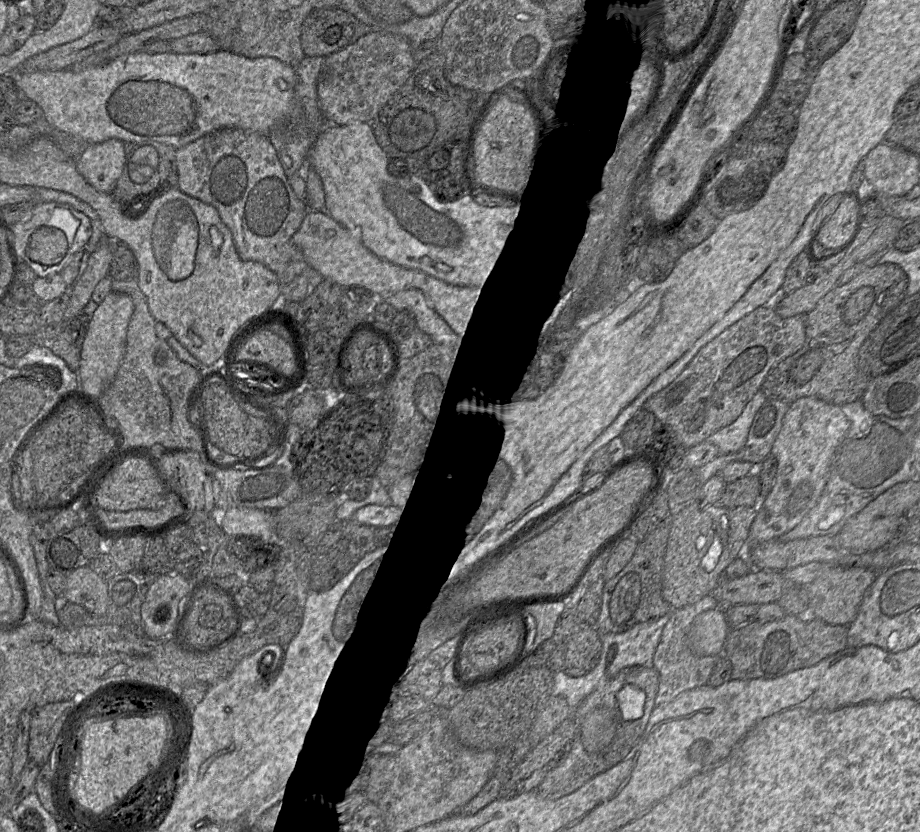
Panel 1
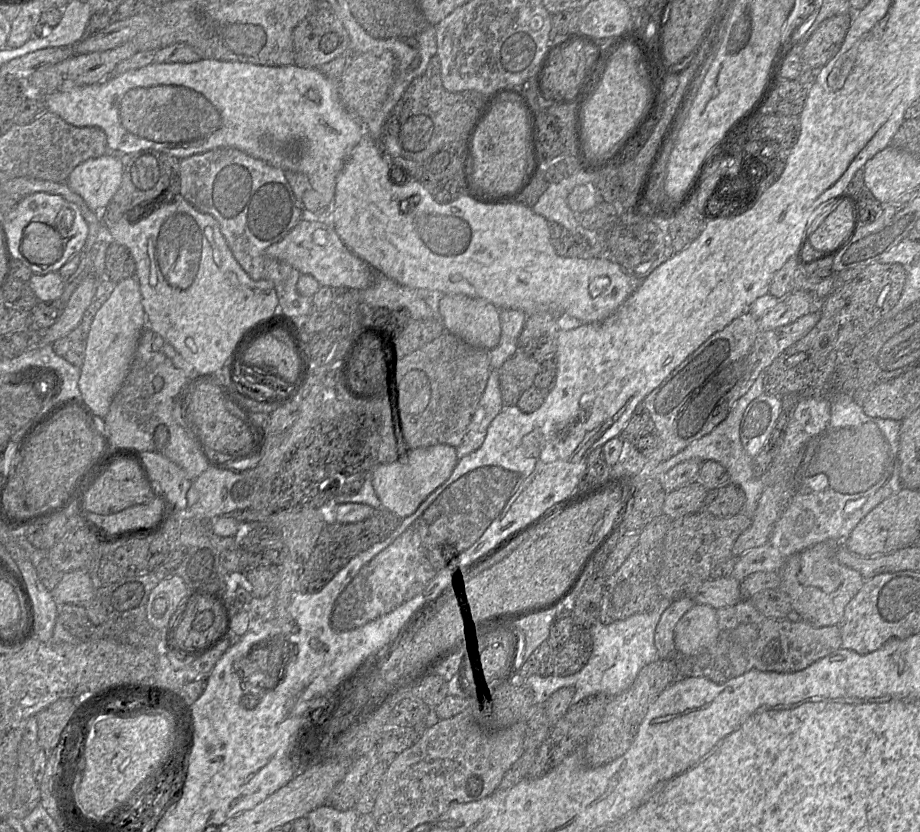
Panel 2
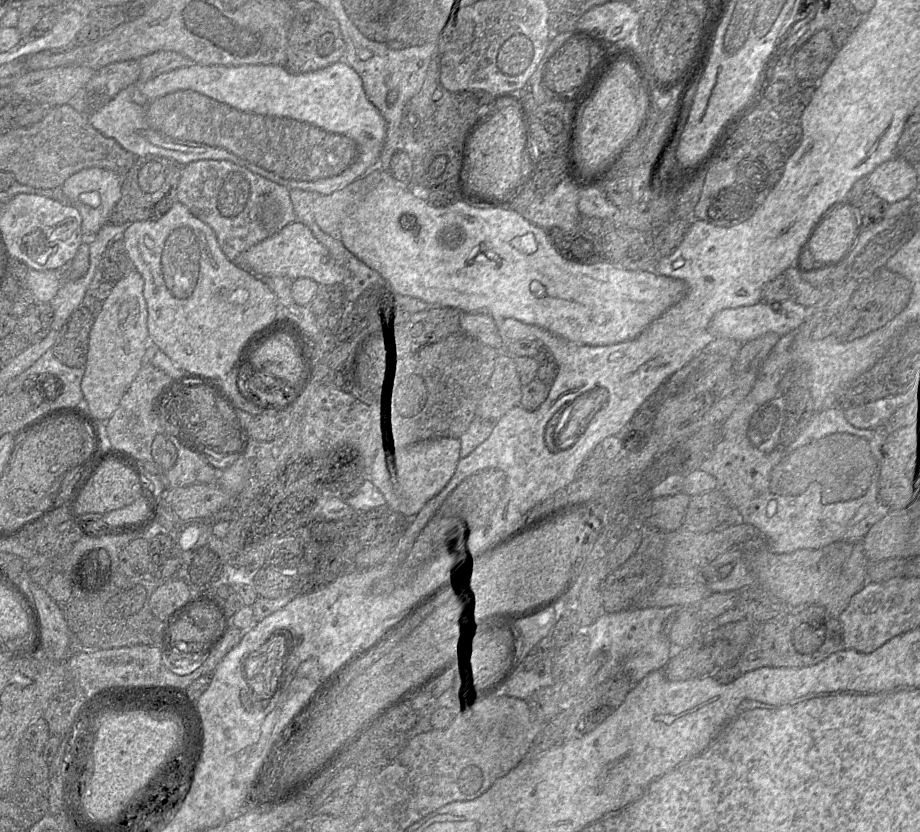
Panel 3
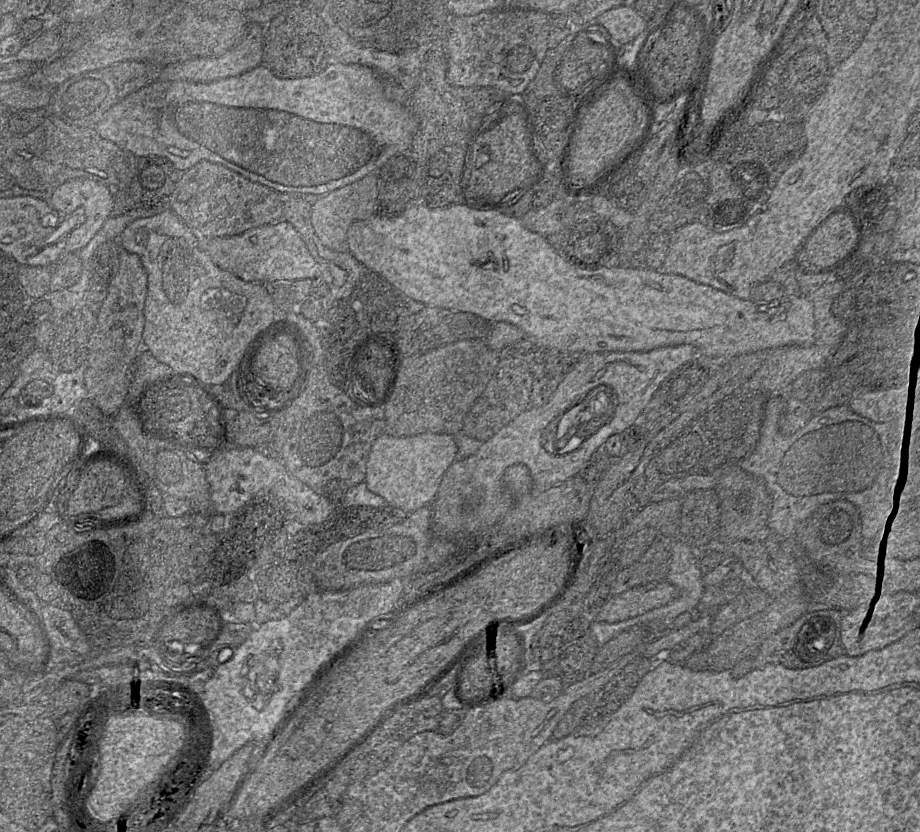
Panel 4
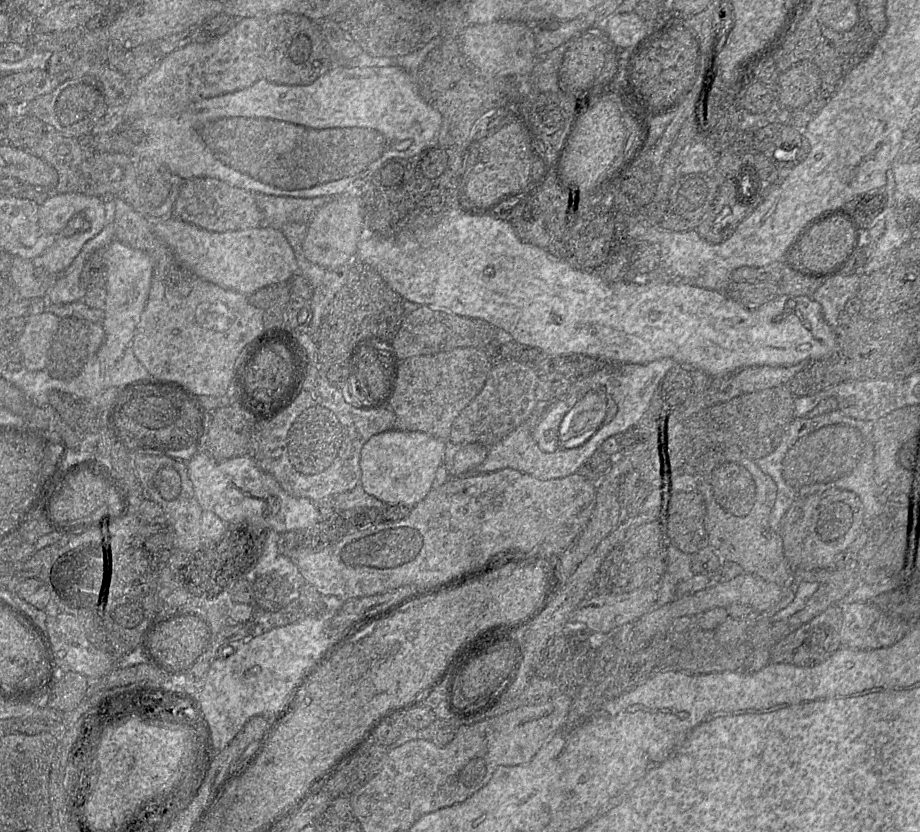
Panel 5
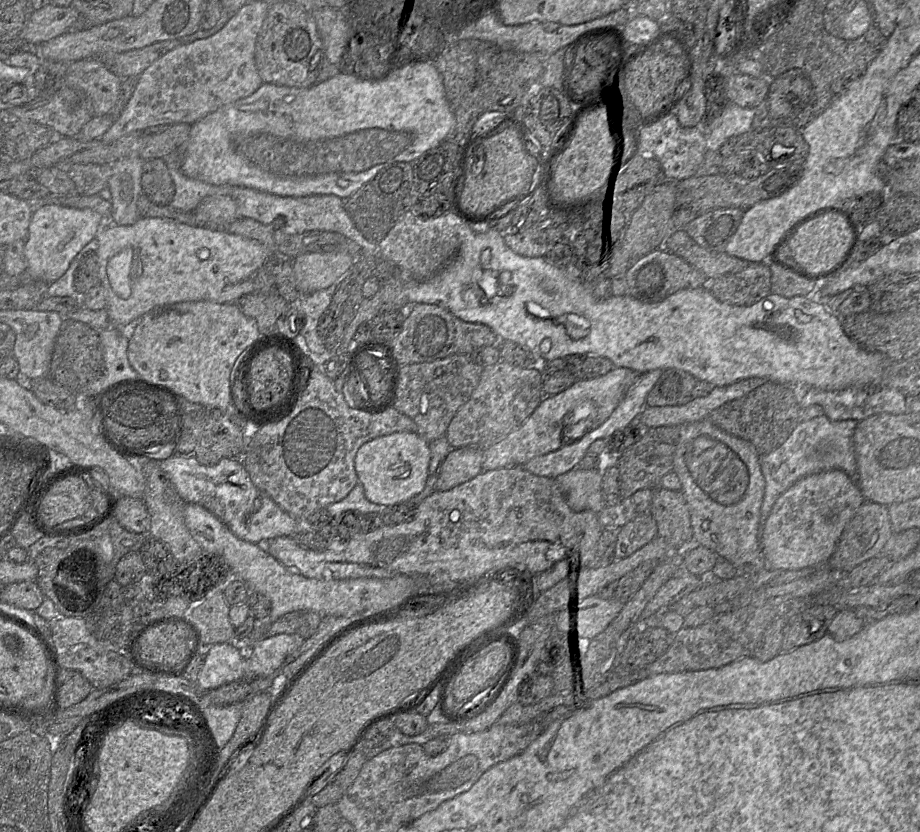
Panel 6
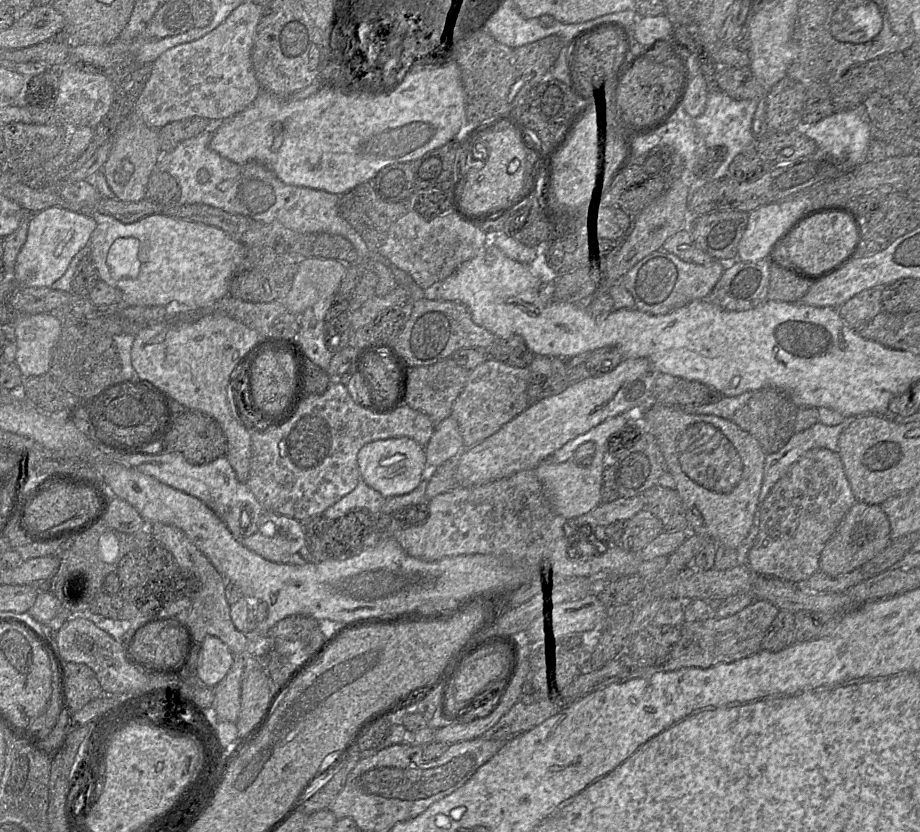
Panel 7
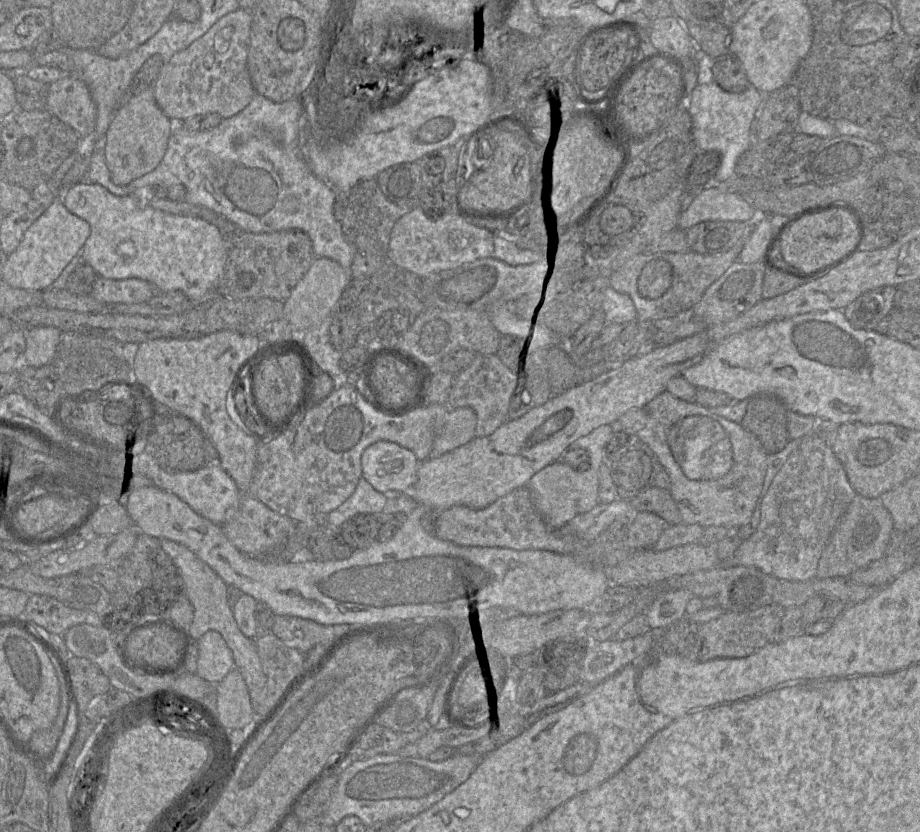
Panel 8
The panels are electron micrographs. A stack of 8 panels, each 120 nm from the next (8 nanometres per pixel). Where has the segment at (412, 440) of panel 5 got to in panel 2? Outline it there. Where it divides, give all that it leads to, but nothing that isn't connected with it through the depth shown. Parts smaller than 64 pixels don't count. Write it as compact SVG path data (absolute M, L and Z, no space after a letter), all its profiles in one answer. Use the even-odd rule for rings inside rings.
M435 445L395 462L376 465L370 474L374 491L384 509L404 519L419 510L449 479L459 458L457 448Z

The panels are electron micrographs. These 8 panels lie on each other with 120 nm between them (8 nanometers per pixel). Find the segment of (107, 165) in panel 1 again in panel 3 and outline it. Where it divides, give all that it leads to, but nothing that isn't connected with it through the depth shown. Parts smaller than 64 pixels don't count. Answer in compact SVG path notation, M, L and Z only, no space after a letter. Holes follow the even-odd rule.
M86 168L65 180L61 186L71 206L77 209L82 219L84 239L95 236L107 224L108 218L121 197L121 178L110 170Z

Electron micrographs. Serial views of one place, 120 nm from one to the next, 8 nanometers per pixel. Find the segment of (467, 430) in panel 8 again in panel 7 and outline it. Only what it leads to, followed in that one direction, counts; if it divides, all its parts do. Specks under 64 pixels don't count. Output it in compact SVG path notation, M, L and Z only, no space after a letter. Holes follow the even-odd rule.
M449 416L439 424L424 447L427 467L437 468L449 459L457 458L464 449L457 421Z

